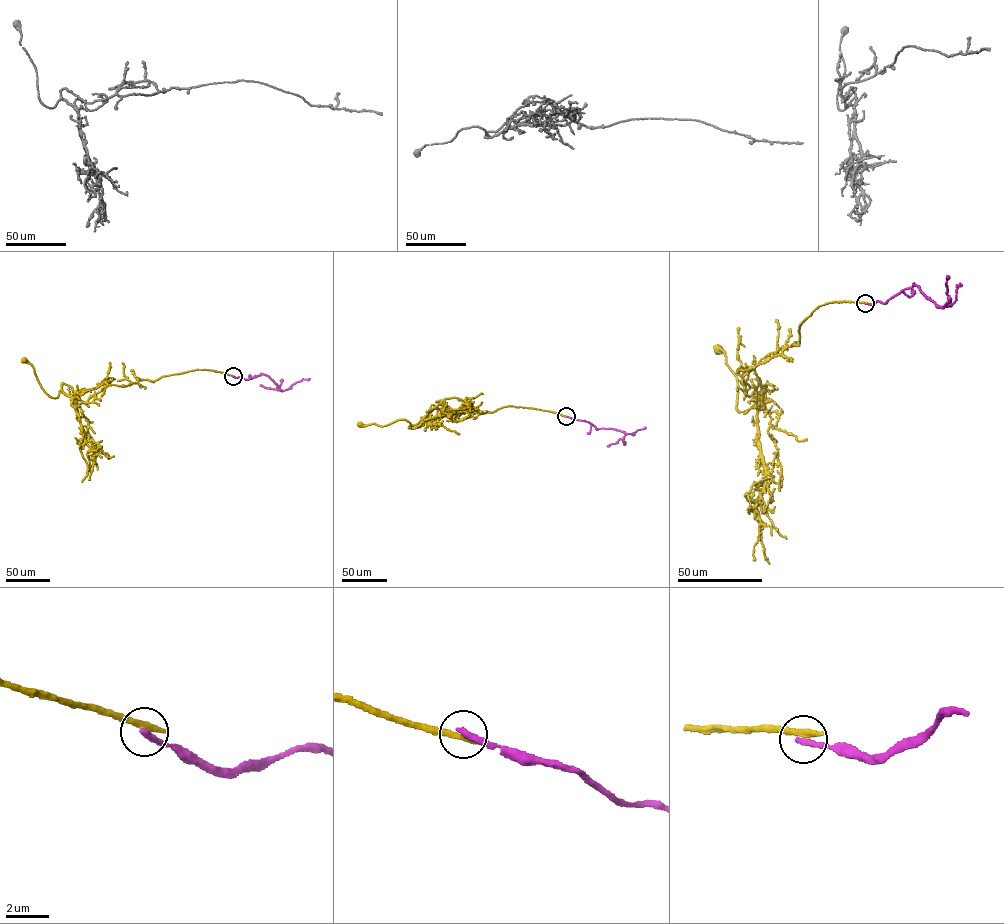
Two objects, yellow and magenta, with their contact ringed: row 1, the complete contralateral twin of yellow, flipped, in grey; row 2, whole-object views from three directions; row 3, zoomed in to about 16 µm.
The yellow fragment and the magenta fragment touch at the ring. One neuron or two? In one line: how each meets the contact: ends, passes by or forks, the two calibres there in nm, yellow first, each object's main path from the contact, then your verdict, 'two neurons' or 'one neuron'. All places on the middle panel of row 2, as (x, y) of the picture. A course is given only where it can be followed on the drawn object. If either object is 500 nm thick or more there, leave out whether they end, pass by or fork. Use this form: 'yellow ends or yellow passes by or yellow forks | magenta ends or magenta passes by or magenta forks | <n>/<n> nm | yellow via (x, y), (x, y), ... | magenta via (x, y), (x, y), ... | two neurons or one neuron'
yellow passes by | magenta ends | 280/320 nm | yellow via (566, 416), (511, 406), (478, 413), (451, 397), (444, 399), (414, 428), (404, 419), (381, 426), (360, 424) | magenta via (566, 416), (588, 421), (597, 429), (614, 429), (633, 435), (645, 427) | two neurons

